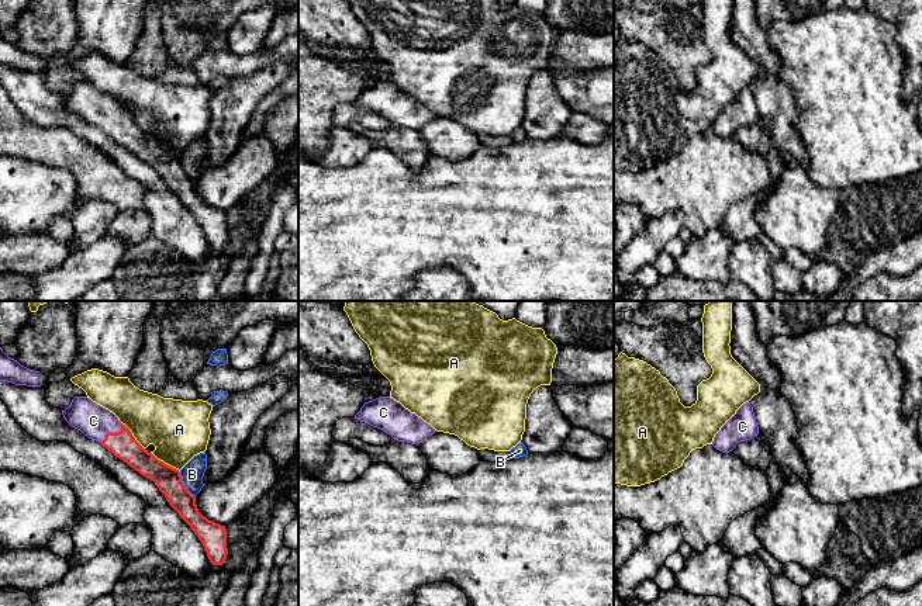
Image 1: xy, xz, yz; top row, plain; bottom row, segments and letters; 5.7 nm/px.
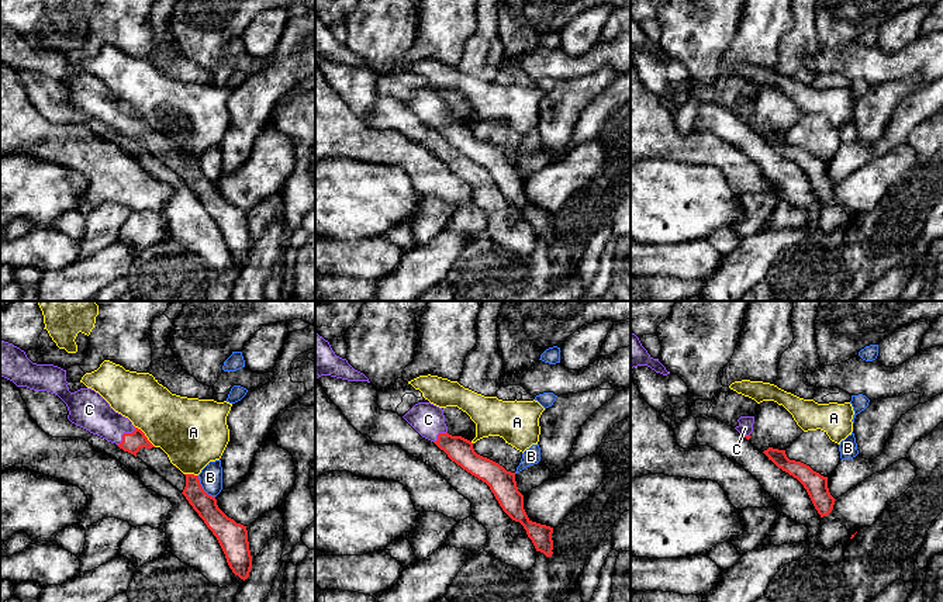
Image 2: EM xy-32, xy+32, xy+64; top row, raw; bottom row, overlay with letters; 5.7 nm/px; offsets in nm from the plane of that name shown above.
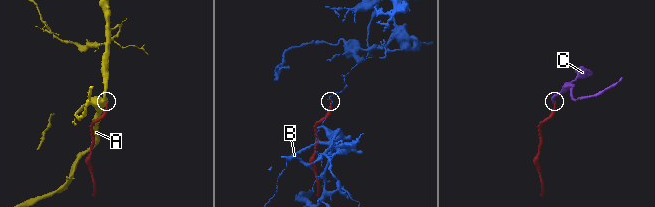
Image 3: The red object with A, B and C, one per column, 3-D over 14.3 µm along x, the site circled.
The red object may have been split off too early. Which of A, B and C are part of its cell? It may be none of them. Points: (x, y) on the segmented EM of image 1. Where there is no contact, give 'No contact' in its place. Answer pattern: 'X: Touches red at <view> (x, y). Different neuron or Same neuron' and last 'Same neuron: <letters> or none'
A: Touches red at xy (131, 435). Different neuron
B: Touches red at xy (183, 484). Different neuron
C: Touches red at xy (111, 433). Same neuron
Same neuron: C

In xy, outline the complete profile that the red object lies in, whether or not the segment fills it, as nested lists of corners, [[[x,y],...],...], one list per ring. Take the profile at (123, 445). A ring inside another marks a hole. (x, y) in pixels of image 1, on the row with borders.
[[[75,397],[62,415],[72,427],[99,441],[131,468],[153,481],[169,505],[198,537],[210,562],[213,565],[225,562],[228,554],[227,529],[198,512],[196,496],[184,486],[179,470],[145,450],[113,412],[87,397]]]

